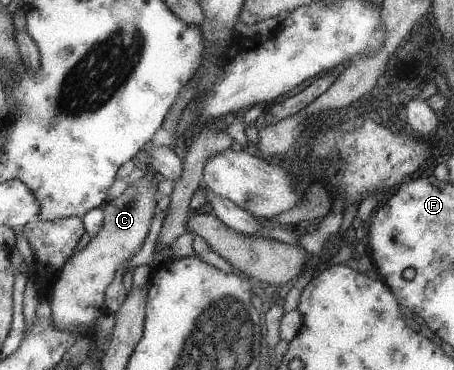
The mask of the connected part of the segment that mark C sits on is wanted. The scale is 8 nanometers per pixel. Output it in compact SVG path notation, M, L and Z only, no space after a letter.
M153 172L152 174L149 173L148 176L135 173L133 177L129 178L128 184L126 185L124 191L118 197L115 197L113 200L107 200L101 207L104 216L103 216L103 223L101 225L101 229L99 229L97 235L92 237L88 241L87 245L85 245L85 247L81 249L81 251L75 253L75 255L71 255L70 258L67 258L66 262L60 267L57 276L53 280L52 290L49 292L50 304L51 304L51 319L55 327L61 330L67 330L68 332L73 332L77 337L80 337L81 335L90 335L90 334L79 334L76 331L76 327L78 325L92 324L93 321L95 321L95 318L101 315L101 311L103 311L103 289L107 287L107 283L111 283L111 279L113 279L113 271L117 269L117 265L119 265L121 261L125 261L125 259L127 259L127 257L129 257L131 253L135 253L135 249L137 249L137 247L139 247L139 245L143 243L143 237L145 237L145 233L147 233L147 227L149 227L149 221L151 221L151 215L153 215L153 205L155 205L155 191L151 189L151 185L153 185L153 183L149 181L149 176L153 175L157 176L157 174L154 174Z

